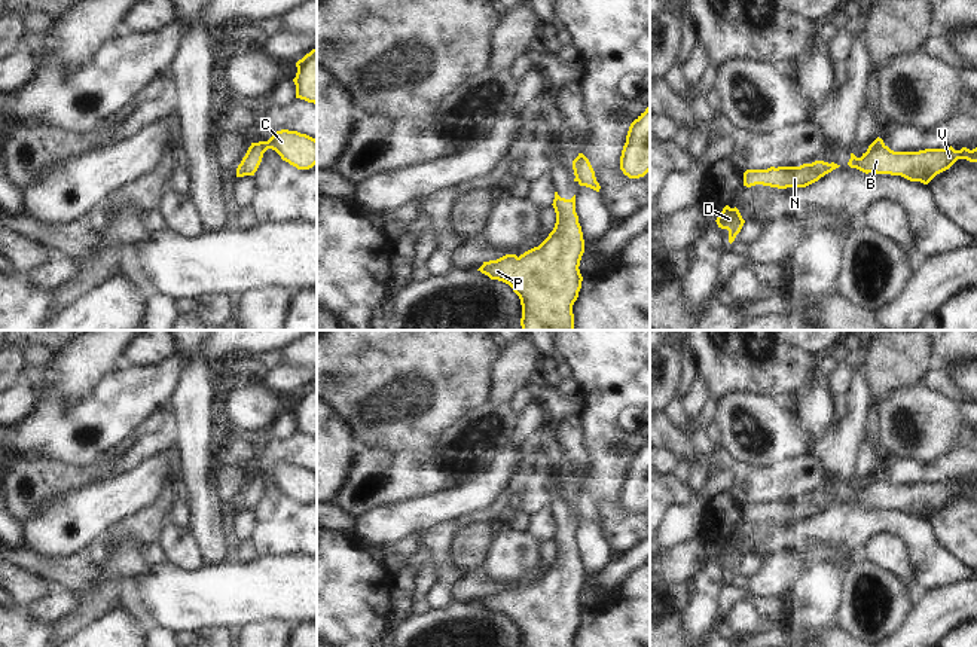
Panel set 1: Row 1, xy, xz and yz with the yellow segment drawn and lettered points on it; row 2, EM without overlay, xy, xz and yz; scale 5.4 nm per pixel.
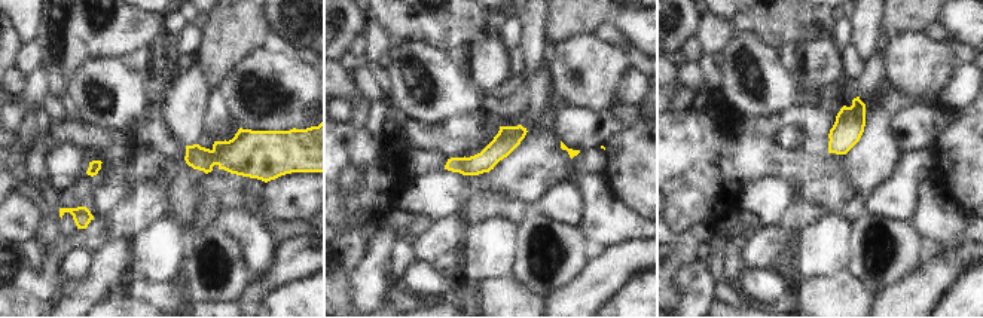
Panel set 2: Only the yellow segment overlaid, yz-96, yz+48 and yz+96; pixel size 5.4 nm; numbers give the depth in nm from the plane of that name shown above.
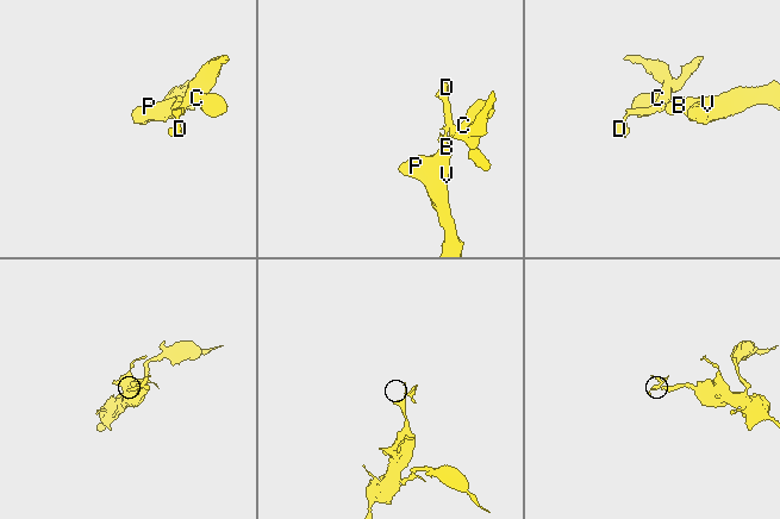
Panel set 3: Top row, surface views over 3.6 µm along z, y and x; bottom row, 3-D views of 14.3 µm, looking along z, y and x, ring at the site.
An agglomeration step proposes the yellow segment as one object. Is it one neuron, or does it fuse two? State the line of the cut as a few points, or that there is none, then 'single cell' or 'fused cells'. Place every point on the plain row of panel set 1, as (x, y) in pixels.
cut yz (826, 496), (824, 506); fused cells

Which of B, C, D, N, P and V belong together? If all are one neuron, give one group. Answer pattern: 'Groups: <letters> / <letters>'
Groups: B P V / C D N

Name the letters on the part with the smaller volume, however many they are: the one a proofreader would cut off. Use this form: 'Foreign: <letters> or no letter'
Foreign: C, D, N

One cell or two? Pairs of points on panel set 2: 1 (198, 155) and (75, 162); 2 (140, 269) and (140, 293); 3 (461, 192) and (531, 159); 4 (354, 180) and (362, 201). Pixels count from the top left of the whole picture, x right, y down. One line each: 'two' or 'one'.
1: two
2: two
3: one
4: two

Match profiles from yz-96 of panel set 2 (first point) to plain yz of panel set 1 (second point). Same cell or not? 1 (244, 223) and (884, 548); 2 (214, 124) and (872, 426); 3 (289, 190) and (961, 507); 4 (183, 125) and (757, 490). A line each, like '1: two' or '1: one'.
1: one
2: one
3: one
4: two

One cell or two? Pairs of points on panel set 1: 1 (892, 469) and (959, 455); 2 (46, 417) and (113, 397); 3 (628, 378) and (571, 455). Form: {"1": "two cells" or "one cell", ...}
{"1": "one cell", "2": "one cell", "3": "two cells"}

